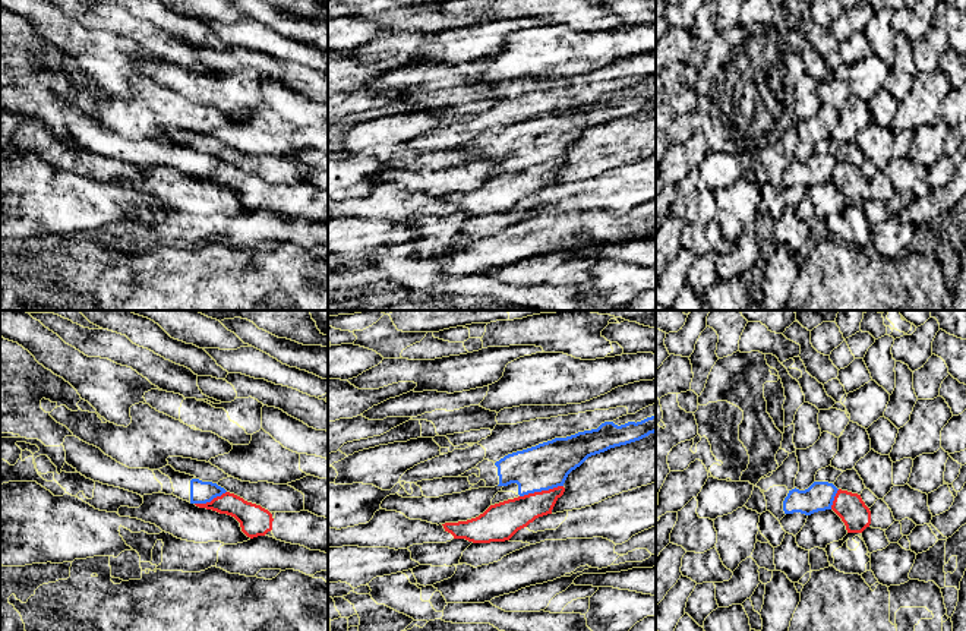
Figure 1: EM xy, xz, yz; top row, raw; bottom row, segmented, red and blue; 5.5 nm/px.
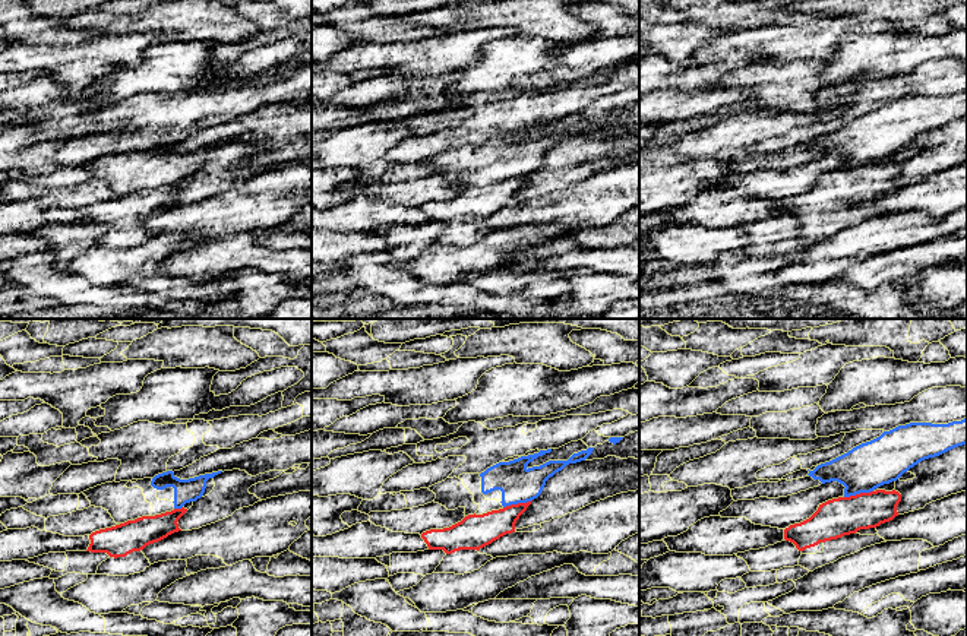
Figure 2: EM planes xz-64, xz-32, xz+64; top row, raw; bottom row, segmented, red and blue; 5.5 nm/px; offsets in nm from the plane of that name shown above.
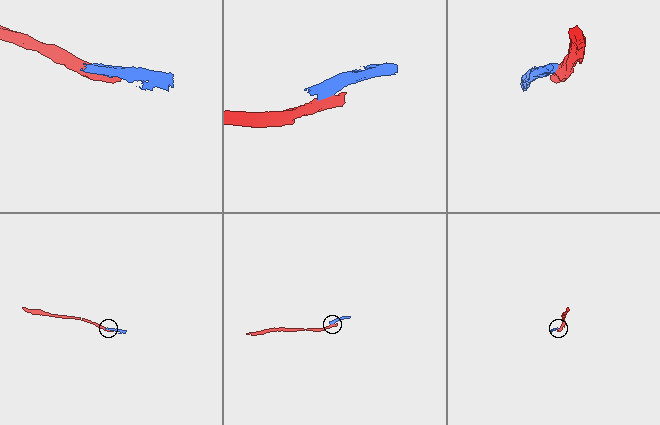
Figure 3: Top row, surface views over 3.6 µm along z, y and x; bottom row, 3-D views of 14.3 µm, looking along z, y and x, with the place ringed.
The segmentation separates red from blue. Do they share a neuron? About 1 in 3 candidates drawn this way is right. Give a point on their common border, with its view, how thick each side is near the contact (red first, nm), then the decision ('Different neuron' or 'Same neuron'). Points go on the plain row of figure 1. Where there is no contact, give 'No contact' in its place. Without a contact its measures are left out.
Touches red at xz (542, 163). Thickness 180 nm (red) against 260 nm. Different neuron

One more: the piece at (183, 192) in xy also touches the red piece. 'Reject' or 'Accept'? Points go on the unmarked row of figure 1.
Reject

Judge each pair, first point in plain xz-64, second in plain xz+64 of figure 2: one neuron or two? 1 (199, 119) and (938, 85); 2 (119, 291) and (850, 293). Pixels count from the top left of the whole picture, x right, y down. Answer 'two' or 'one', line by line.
1: one
2: one

